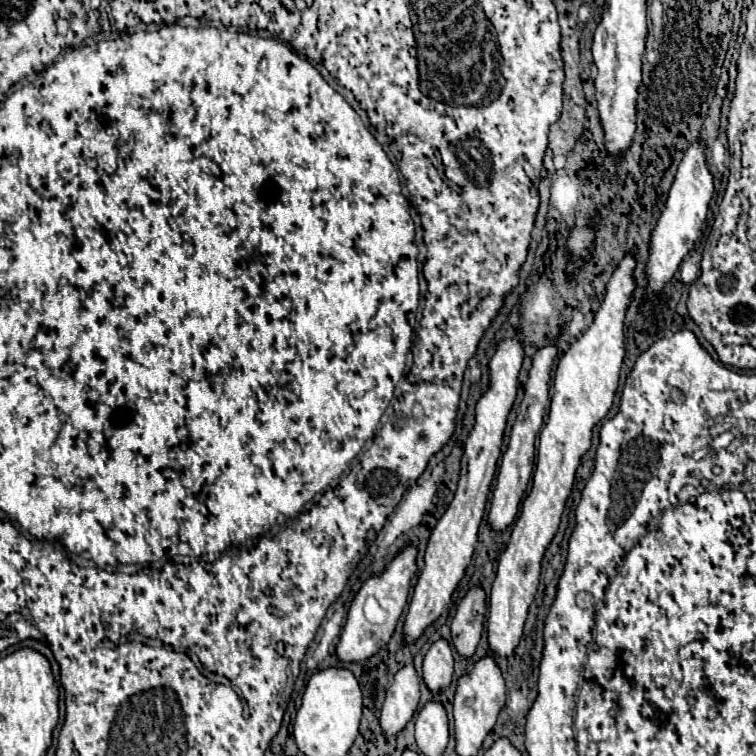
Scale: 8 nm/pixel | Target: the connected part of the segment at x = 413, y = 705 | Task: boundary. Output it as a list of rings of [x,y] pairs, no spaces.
[[[405,666],[395,674],[381,708],[381,732],[387,740],[395,740],[411,722],[419,706],[419,678],[413,666]]]

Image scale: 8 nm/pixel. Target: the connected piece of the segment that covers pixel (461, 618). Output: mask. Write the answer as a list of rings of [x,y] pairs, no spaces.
[[[481,588],[469,590],[461,600],[455,618],[451,620],[453,646],[461,660],[467,660],[475,654],[475,648],[481,640],[485,616],[485,592]]]

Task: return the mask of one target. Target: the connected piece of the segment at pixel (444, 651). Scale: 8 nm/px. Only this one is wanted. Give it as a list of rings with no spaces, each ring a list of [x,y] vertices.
[[[445,640],[435,642],[423,660],[423,680],[431,694],[447,690],[453,680],[453,652]]]

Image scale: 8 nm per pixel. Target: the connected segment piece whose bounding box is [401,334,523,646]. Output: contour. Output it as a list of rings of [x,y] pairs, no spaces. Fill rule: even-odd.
[[[519,334],[505,338],[497,346],[497,352],[489,362],[491,386],[477,402],[475,428],[471,430],[465,442],[465,448],[463,448],[461,474],[459,474],[459,486],[457,486],[455,498],[431,532],[429,544],[425,550],[425,566],[417,578],[417,586],[415,586],[415,592],[409,604],[409,612],[403,622],[403,638],[401,638],[403,646],[415,644],[423,636],[425,628],[431,626],[447,610],[451,602],[451,594],[455,592],[459,580],[465,576],[465,570],[471,562],[471,556],[477,544],[477,530],[485,514],[489,486],[497,470],[497,458],[501,454],[507,414],[517,394],[517,374],[521,370],[521,362],[523,362],[523,348],[521,348]]]

